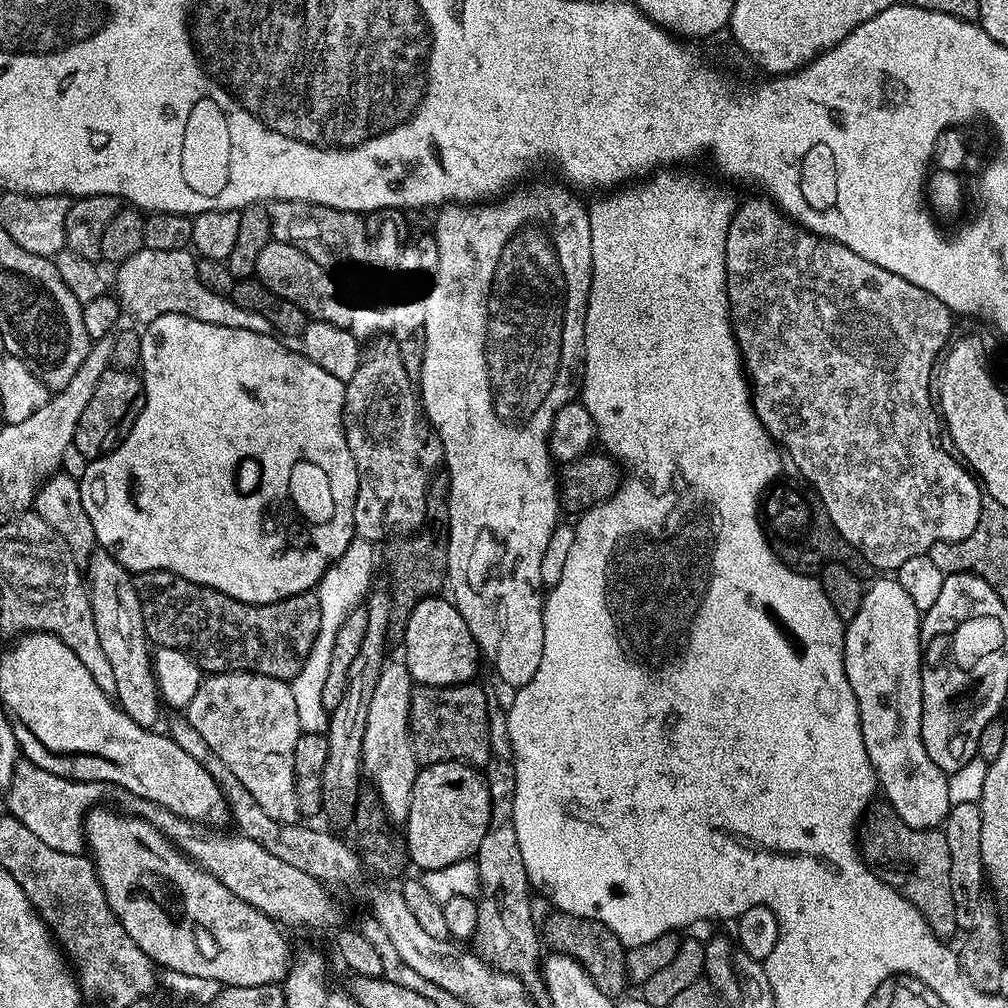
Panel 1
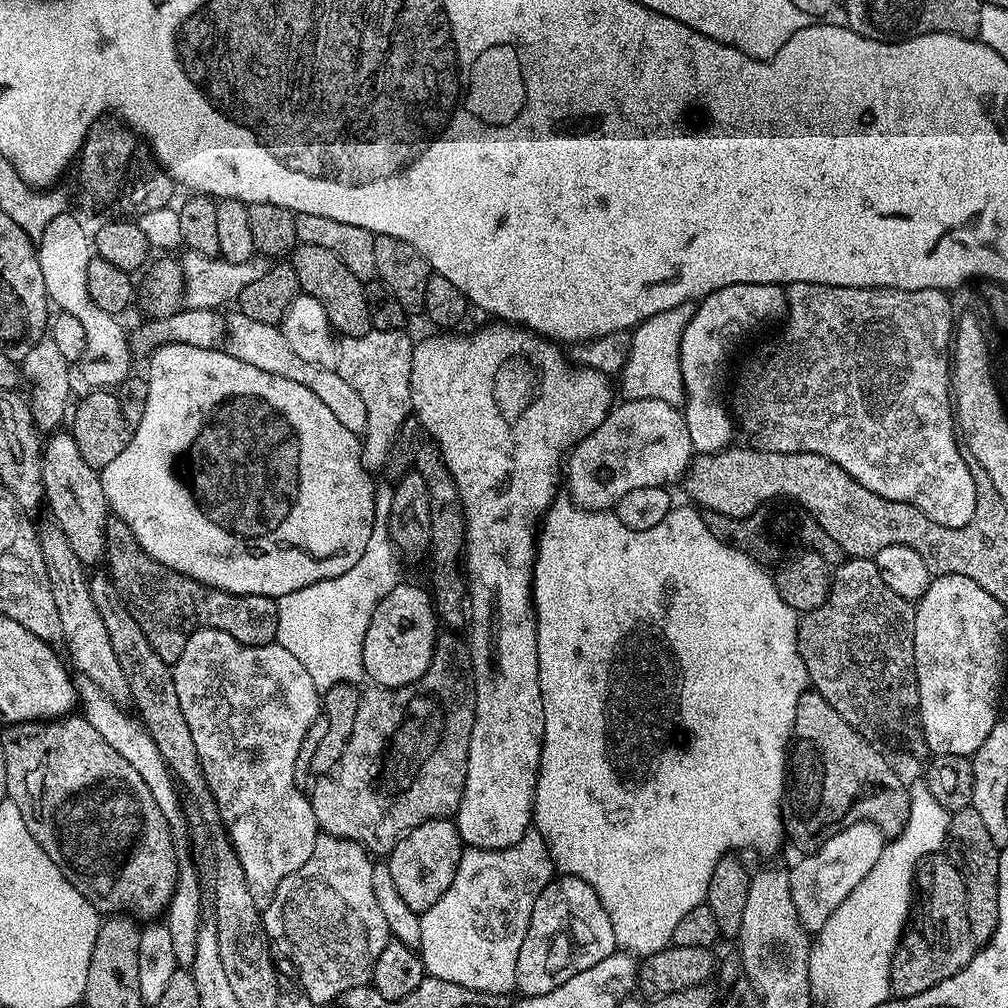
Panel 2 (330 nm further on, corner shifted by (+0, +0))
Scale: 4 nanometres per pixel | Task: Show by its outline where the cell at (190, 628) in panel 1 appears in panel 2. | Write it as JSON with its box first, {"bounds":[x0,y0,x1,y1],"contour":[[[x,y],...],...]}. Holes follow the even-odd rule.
{"bounds":[103,518,278,666],"contour":[[[112,518],[104,525],[106,534],[106,546],[104,547],[103,563],[106,571],[114,581],[116,593],[124,601],[124,607],[130,610],[134,622],[142,626],[142,634],[154,646],[154,654],[162,658],[170,666],[176,663],[177,658],[182,654],[184,643],[194,635],[200,628],[213,628],[230,634],[243,644],[250,646],[262,646],[273,643],[278,634],[278,606],[276,600],[270,596],[236,596],[233,592],[227,592],[221,588],[210,588],[208,585],[198,582],[189,576],[183,576],[181,572],[167,568],[162,562],[158,562],[150,554],[142,550],[142,546],[134,538],[130,526],[126,522]]]}

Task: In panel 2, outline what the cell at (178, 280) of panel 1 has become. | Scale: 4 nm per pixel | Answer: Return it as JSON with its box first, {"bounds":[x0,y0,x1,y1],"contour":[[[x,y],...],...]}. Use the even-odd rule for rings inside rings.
{"bounds":[226,310,367,434],"contour":[[[239,310],[233,311],[233,316],[229,315],[226,320],[226,350],[242,362],[258,366],[258,370],[266,370],[266,374],[278,374],[278,378],[290,378],[290,382],[306,386],[306,390],[311,390],[334,413],[334,418],[346,426],[346,430],[360,434],[367,429],[366,402],[362,402],[358,390],[354,390],[346,378],[337,374],[335,367],[323,368],[294,354],[290,342],[286,342],[284,333],[277,325],[254,322],[254,318],[246,318]]]}

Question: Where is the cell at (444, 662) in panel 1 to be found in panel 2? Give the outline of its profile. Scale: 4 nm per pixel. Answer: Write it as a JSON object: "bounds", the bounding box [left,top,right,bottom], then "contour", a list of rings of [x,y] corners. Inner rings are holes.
{"bounds":[362,582,438,688],"contour":[[[397,582],[378,602],[362,646],[364,676],[381,688],[401,688],[426,674],[438,635],[438,617],[427,587]]]}

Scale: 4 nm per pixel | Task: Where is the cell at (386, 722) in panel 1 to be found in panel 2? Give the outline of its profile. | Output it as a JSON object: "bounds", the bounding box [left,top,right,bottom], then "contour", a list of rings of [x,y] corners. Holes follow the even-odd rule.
{"bounds":[263,835,390,1005],"contour":[[[317,835],[310,858],[306,858],[304,865],[293,876],[282,878],[272,901],[263,909],[267,939],[292,959],[304,983],[302,991],[313,1005],[328,1004],[331,1000],[333,1003],[346,990],[368,984],[378,962],[378,954],[382,954],[388,945],[390,933],[386,918],[382,918],[382,906],[378,906],[378,898],[374,898],[372,866],[373,861],[362,845],[338,836]]]}

